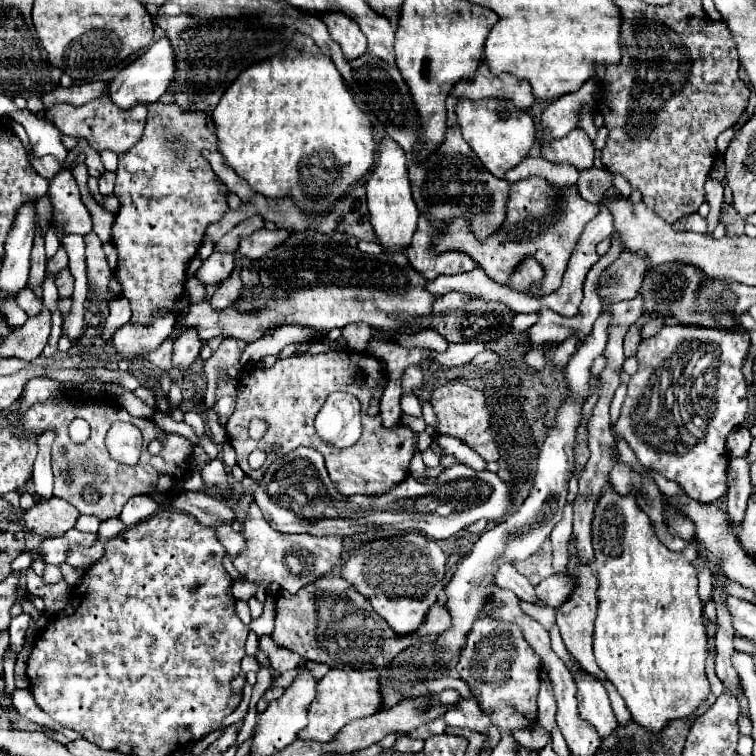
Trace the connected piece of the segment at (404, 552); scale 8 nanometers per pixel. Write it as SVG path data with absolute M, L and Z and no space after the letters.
M410 532L404 536L374 540L354 550L342 568L342 578L370 600L372 608L390 624L394 634L408 636L422 626L426 610L438 600L444 588L444 566L446 554L436 540Z

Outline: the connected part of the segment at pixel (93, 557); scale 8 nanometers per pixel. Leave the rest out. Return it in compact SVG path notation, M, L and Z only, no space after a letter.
M98 540L94 548L78 548L72 550L68 556L68 564L72 564L74 568L84 568L88 570L94 562L98 562L98 558L104 554L104 540Z

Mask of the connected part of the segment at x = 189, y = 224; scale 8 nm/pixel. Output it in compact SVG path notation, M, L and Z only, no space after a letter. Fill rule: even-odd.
M152 102L148 104L148 122L144 128L142 138L138 140L138 144L134 144L126 154L120 154L120 162L118 162L118 170L116 170L116 188L114 188L114 196L120 200L120 210L116 214L114 226L112 226L112 242L118 250L118 266L116 266L116 278L122 284L122 296L126 296L132 304L132 320L134 322L148 322L152 318L152 310L154 308L170 308L172 302L176 302L182 292L184 292L184 280L186 280L186 264L188 260L198 252L204 232L208 228L208 224L220 220L226 210L226 186L218 180L218 176L212 172L208 160L204 158L206 150L216 150L218 148L218 138L216 134L212 134L206 126L206 114L198 114L198 112L182 112L176 104L160 104L160 102Z

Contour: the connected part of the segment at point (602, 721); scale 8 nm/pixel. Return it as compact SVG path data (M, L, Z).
M592 674L574 676L574 682L578 688L578 714L594 726L600 738L608 738L616 730L618 722L604 684Z

